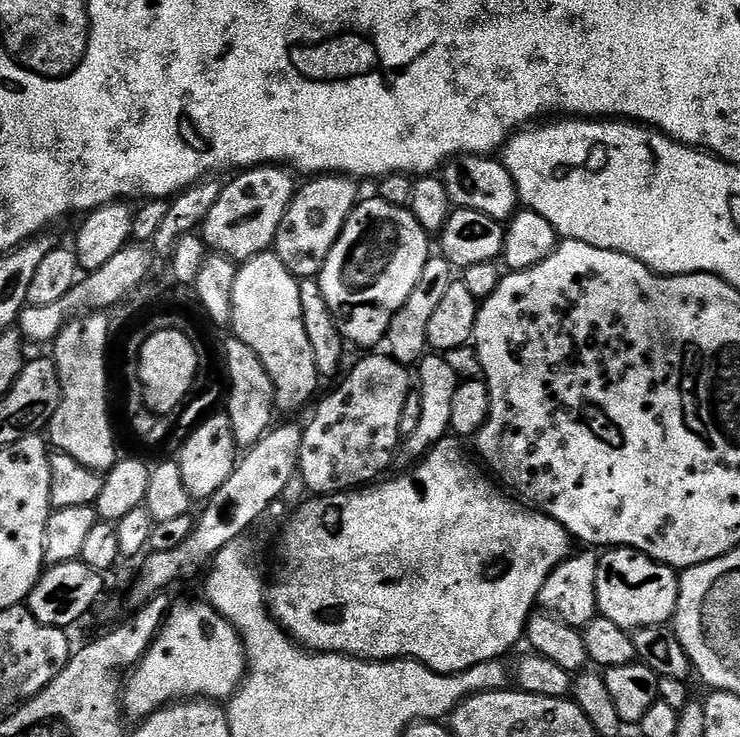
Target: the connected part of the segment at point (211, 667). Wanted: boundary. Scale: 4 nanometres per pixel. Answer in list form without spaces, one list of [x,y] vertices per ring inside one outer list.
[[[207,602],[180,604],[169,611],[148,652],[122,688],[125,713],[147,718],[185,698],[224,702],[236,695],[244,678],[244,644],[231,622],[222,618]]]

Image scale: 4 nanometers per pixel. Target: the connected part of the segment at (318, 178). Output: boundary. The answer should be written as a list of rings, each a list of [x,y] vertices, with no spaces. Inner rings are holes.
[[[316,174],[309,184],[297,187],[292,201],[288,203],[286,214],[278,226],[274,251],[276,257],[300,280],[319,277],[322,266],[342,234],[342,226],[356,208],[362,193],[356,189],[357,181],[350,176],[339,174]]]

